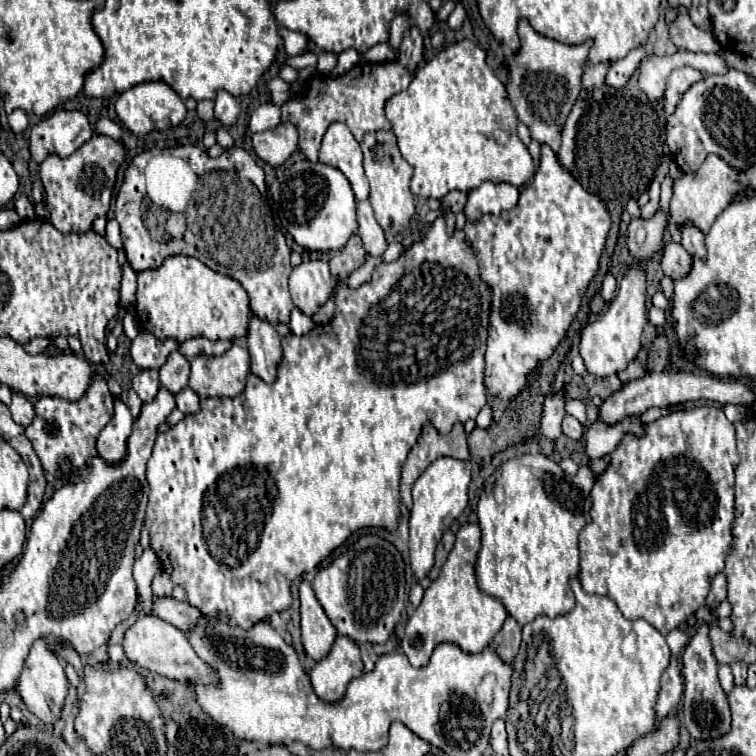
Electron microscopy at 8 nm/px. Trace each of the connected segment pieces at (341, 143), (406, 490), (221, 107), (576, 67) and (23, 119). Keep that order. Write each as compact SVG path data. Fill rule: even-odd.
M333 122L327 128L319 150L319 160L339 168L347 176L357 202L369 196L369 182L363 170L361 146L343 122Z
M455 424L449 434L437 434L433 426L425 426L417 444L411 448L407 462L401 472L401 498L411 500L411 486L421 476L421 472L439 456L451 456L465 460L469 458L467 434L463 432L463 424Z
M225 90L217 92L217 98L215 98L215 118L217 118L217 122L221 126L229 128L231 124L237 122L237 116L239 116L239 100Z
M521 18L517 26L519 34L519 50L505 60L507 68L507 98L513 102L515 112L521 122L525 122L531 130L533 140L541 144L549 144L555 152L561 146L561 128L579 98L581 78L587 66L587 54L593 46L593 40L587 40L579 46L567 46L547 36L541 36L531 28L531 24Z
M13 110L13 112L9 114L9 124L11 124L11 130L13 130L15 134L19 134L19 132L23 132L23 130L27 128L29 118L27 118L27 114L25 114L23 110Z

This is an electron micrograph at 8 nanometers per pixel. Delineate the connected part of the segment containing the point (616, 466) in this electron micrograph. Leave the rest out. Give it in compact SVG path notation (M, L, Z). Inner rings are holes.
M693 408L685 412L673 412L667 416L657 418L655 422L645 424L643 436L625 436L621 444L611 452L611 462L605 468L603 474L597 476L593 488L591 488L591 524L587 524L579 534L579 548L581 548L581 564L579 564L579 580L585 592L599 594L611 598L621 614L629 620L643 618L649 624L653 624L661 634L669 634L675 630L681 622L685 622L691 614L695 614L699 608L705 606L705 596L711 588L711 580L715 574L719 574L725 566L725 556L729 554L729 548L733 546L733 532L731 524L735 520L735 466L739 464L739 452L735 446L735 428L725 418L721 408Z

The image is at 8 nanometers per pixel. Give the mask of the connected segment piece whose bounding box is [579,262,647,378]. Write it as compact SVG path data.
M633 262L619 284L619 292L613 298L611 306L599 316L599 320L587 324L581 330L581 344L579 352L585 362L585 368L593 376L609 378L627 368L627 364L637 356L643 346L643 332L647 326L645 316L645 292L647 292L647 274L641 268L641 262Z

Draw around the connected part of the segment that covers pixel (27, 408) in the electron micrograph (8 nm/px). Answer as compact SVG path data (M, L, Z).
M19 392L13 394L13 402L11 402L9 410L11 410L13 420L15 420L17 424L21 424L21 426L29 426L31 420L33 420L33 416L35 416L33 402L31 402L29 398L25 398L23 394L19 394Z

